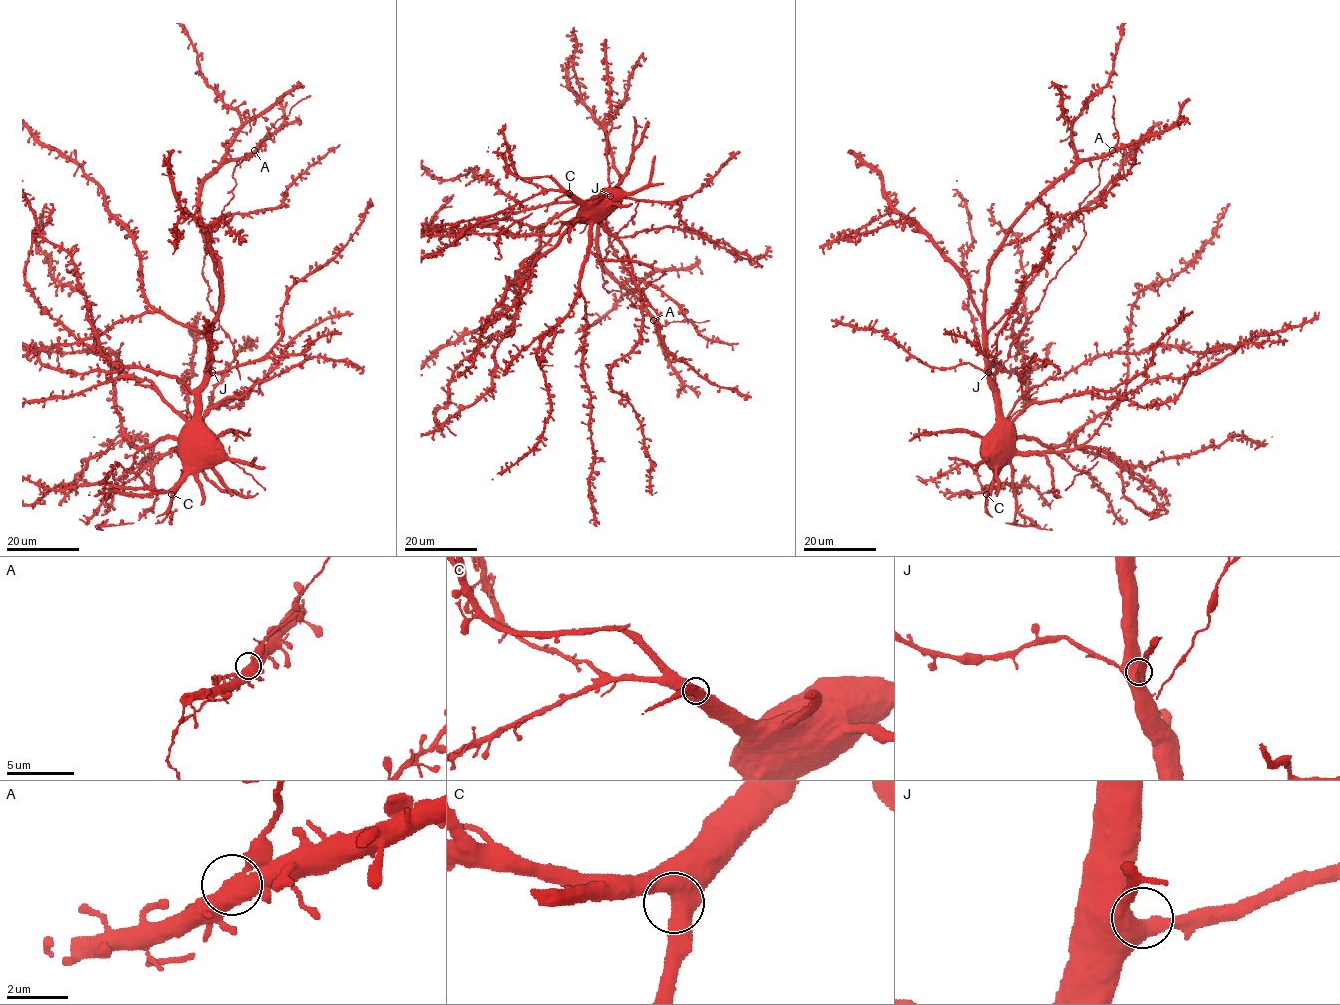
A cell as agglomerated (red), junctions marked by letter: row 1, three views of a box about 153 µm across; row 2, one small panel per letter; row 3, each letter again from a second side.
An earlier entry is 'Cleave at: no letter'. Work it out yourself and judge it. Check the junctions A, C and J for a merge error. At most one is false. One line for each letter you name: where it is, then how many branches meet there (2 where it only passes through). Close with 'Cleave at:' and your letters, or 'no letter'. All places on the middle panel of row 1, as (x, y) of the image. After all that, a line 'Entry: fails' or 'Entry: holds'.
Cleave at: no letter
Entry: holds

